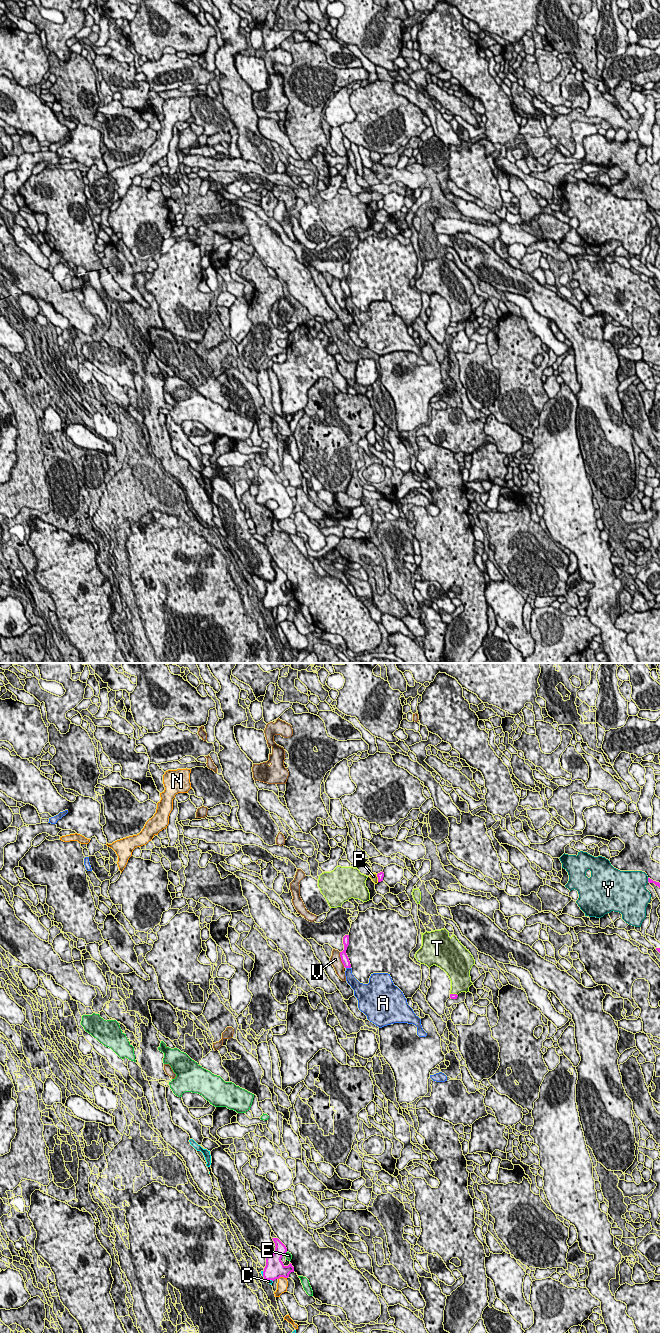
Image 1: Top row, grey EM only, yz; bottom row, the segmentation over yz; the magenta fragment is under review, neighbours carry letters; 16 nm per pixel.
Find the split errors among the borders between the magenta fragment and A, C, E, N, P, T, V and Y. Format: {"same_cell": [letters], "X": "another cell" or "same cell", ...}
{"same_cell": [], "A": "another cell", "C": "another cell", "E": "another cell", "N": "another cell", "P": "another cell", "T": "another cell", "V": "another cell", "Y": "another cell"}

